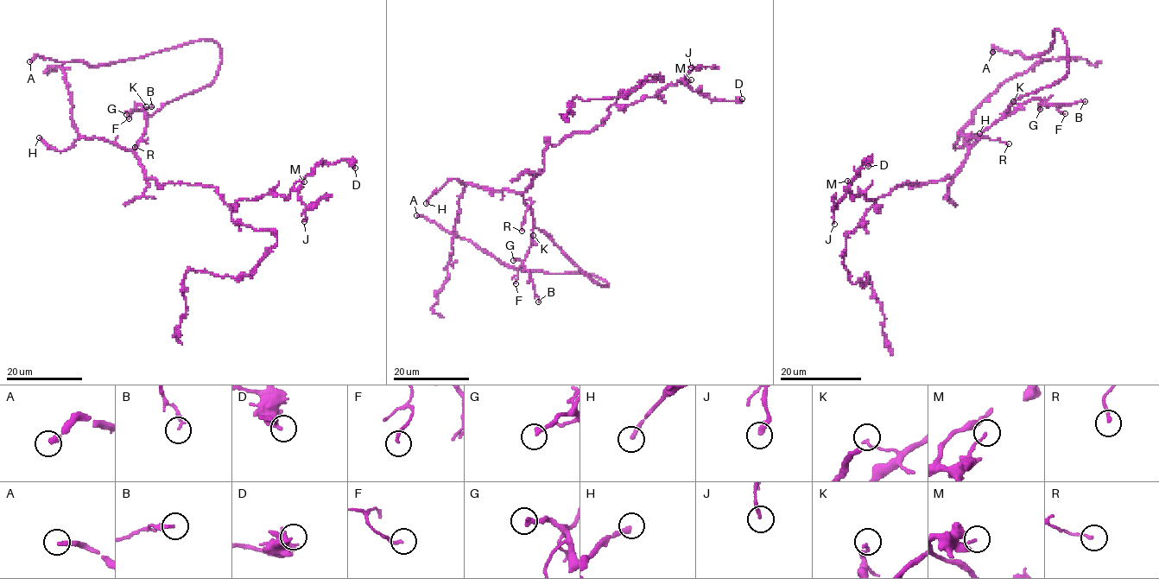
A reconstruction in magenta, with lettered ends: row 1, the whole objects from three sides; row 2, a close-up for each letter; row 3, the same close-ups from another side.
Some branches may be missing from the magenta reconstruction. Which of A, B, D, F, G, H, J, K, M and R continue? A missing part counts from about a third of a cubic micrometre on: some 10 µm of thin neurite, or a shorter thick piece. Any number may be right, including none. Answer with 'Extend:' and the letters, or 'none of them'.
Extend: A, H

